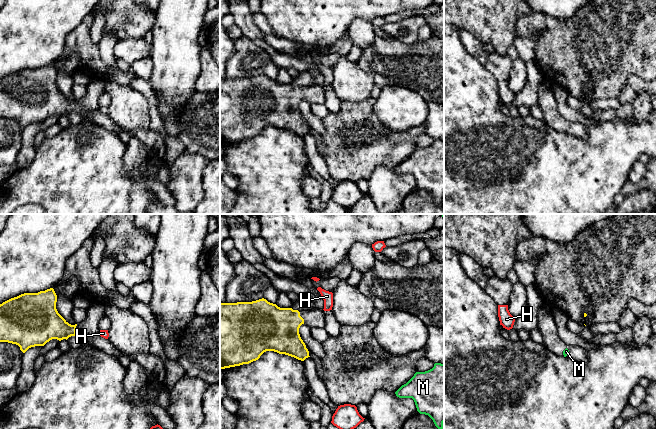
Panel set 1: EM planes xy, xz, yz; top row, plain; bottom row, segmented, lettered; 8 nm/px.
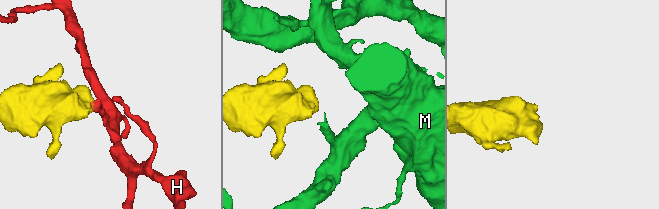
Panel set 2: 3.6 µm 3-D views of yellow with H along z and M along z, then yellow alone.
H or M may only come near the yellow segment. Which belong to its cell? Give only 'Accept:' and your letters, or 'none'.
Accept: M

